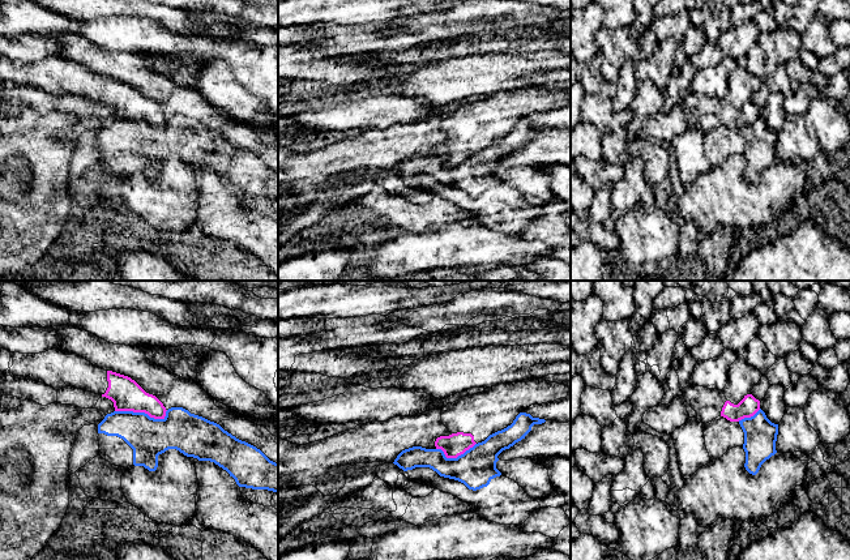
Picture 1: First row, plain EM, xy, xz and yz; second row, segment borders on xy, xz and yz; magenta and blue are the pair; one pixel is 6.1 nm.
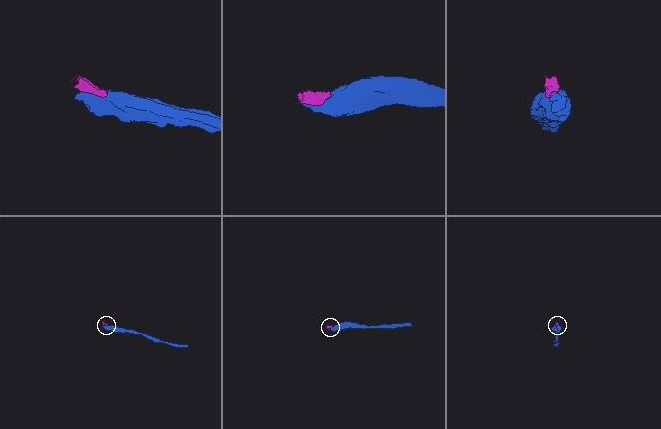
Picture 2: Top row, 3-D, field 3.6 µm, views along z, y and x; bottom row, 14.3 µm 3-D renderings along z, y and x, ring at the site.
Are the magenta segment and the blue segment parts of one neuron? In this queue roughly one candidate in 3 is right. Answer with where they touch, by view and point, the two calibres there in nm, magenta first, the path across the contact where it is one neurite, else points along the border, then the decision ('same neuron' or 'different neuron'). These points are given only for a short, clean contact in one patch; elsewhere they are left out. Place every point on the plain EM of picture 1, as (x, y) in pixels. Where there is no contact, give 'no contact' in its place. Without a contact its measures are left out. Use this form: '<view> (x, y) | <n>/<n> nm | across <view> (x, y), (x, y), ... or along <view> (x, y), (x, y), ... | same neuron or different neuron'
xy (142, 119) | 190/240 nm | along xy (115, 118), (144, 119), (154, 125), (162, 125), (167, 118) | different neuron

